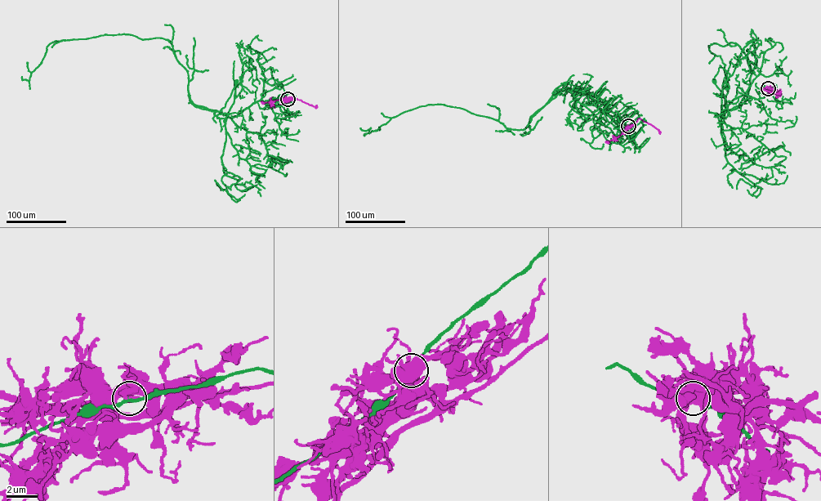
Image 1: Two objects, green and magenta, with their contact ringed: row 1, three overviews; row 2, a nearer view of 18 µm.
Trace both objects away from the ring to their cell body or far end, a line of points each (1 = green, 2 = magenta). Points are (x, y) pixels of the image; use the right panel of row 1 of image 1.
1: (768, 88), (772, 91), (758, 99), (746, 94), (735, 98), (728, 105), (722, 116), (726, 100), (714, 82)
2: (768, 88), (762, 89), (776, 93), (781, 91)

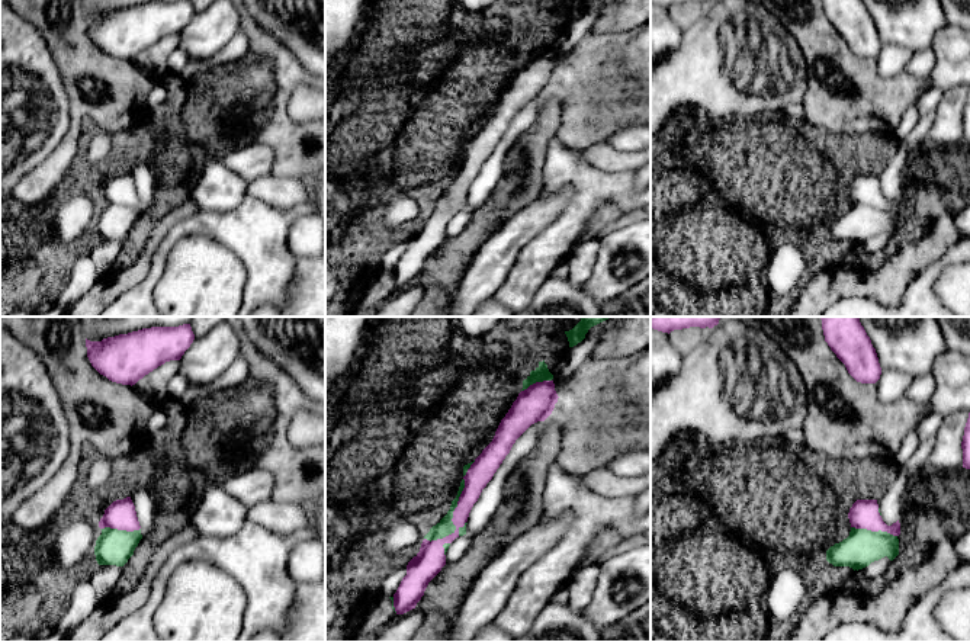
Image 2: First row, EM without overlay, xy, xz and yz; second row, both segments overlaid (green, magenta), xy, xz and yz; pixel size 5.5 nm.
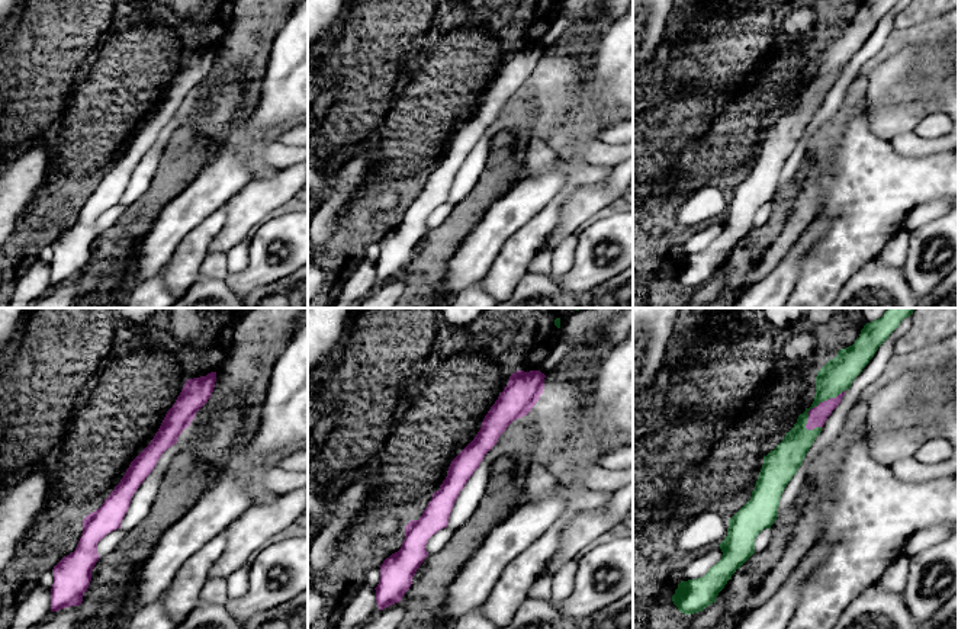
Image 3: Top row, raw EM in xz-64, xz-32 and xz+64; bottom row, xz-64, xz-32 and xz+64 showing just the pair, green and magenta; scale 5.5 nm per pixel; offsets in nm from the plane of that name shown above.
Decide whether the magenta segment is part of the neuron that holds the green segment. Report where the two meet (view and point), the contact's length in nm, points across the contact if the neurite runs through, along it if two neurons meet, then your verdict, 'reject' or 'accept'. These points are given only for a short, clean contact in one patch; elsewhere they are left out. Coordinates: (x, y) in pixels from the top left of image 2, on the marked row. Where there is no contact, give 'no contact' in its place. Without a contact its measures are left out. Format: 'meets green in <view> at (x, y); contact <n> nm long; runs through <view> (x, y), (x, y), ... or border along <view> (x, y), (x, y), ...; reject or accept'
meets green in xz at (453, 510); contact 500 nm long; reject

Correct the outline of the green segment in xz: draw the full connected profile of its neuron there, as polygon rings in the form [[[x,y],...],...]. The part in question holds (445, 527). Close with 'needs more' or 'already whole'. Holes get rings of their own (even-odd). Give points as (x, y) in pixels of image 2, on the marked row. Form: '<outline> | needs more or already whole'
[[[462,479],[457,495],[452,501],[452,505],[450,505],[450,510],[447,511],[447,514],[436,526],[433,526],[430,529],[430,532],[424,536],[424,539],[431,542],[431,540],[443,539],[443,537],[455,533],[456,526],[453,524],[452,519],[453,519],[453,511],[457,507],[457,501],[459,501],[459,497],[460,497],[463,488],[465,488],[465,479]]] | already whole

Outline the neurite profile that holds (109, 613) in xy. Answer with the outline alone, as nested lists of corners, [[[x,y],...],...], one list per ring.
[[[187,533],[174,535],[155,546],[144,574],[135,587],[131,591],[99,603],[94,611],[81,622],[80,626],[65,635],[64,642],[99,642],[122,619],[141,609],[148,601],[151,584],[160,566],[179,545],[187,540],[187,537]]]

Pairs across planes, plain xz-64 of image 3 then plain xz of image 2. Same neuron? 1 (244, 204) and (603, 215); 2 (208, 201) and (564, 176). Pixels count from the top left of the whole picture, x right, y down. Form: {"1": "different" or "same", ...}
{"1": "same", "2": "different"}

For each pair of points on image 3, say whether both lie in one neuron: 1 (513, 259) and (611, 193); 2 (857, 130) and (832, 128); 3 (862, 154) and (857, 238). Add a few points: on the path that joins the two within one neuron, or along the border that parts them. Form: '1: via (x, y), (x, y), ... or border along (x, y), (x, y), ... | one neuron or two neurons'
1: border along (562, 204), (559, 221), (542, 249) | two neurons
2: border along (849, 118), (830, 160) | two neurons
3: via (862, 175), (862, 218) | one neuron

